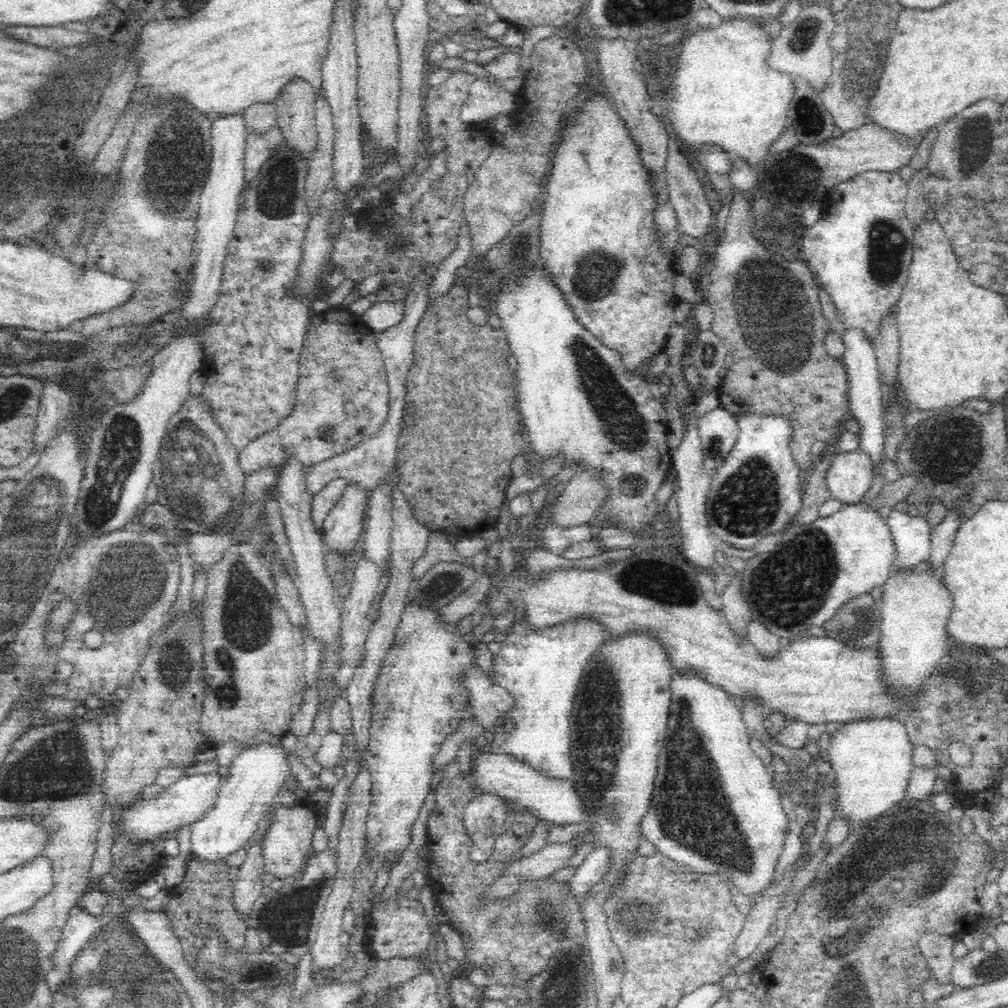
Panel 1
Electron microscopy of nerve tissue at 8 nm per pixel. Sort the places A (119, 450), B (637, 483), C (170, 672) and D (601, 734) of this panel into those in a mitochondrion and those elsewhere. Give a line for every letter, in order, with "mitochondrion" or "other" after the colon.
A: mitochondrion
B: mitochondrion
C: mitochondrion
D: mitochondrion

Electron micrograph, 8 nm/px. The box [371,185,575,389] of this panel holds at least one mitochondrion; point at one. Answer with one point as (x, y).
(391, 254)

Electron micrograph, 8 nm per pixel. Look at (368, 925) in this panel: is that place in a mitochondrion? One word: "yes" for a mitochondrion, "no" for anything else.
no

